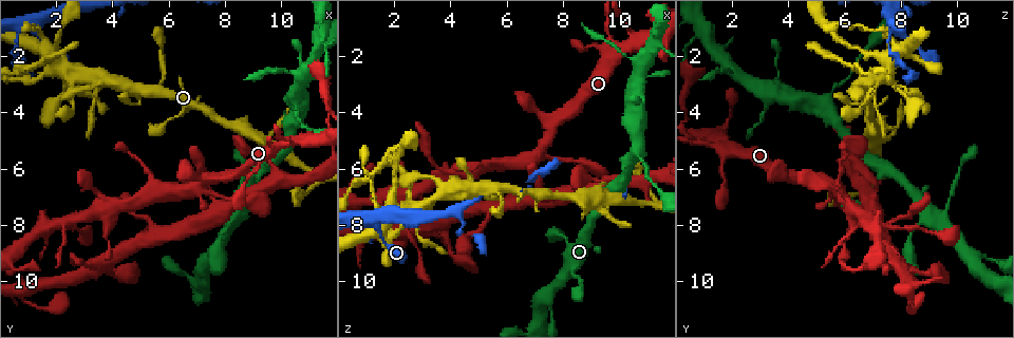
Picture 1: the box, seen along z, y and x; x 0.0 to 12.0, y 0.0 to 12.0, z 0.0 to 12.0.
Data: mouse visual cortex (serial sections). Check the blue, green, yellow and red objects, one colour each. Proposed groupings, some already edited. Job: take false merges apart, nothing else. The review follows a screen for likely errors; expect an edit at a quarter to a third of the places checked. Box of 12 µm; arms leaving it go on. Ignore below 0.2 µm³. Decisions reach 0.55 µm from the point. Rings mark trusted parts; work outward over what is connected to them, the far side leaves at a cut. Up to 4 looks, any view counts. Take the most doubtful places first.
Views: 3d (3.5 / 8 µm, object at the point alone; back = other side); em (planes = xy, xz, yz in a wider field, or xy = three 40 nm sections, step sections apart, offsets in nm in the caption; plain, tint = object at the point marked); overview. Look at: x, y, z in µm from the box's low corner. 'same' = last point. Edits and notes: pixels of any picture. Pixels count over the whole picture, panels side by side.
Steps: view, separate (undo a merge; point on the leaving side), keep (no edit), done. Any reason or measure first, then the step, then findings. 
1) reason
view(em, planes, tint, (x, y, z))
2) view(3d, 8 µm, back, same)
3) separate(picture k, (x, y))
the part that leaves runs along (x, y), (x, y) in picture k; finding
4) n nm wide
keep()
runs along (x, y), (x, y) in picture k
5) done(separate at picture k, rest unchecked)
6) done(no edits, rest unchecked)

calibre changes
view(3d, 3.5 µm, (1.4, 2.8, 7.6))

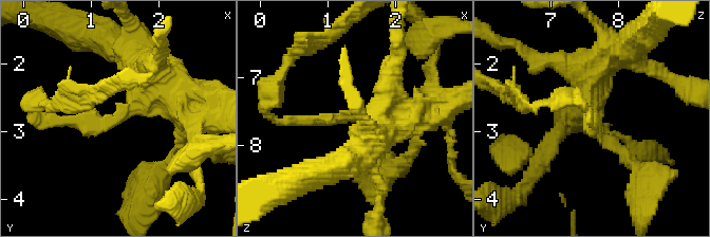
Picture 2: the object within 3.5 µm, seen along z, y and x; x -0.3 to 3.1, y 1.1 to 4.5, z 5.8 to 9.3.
arms of 150, 500 nm; now the EM
view(em, xy, step 2, tint, (1.35, 2.90, 7.55))

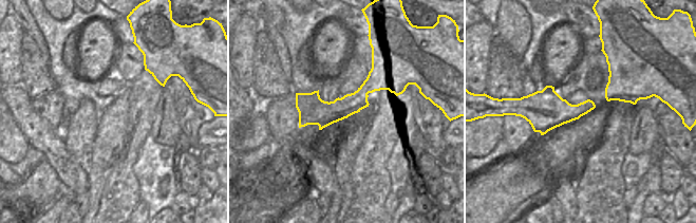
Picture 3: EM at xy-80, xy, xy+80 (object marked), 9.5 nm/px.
separate(picture 2, (316, 120))
two cells meet here

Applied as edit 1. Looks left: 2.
branch point
view(3d, 3.5 µm, (10.6, 3.5, 5.4))

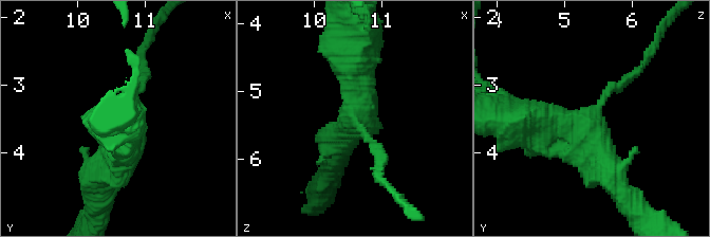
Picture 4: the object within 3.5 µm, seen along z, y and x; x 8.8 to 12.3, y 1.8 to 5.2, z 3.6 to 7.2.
3 arms; arms of 150, 400, 600 nm; shape alone is not enough
view(em, xy, step 1, tint, (10.60, 3.45, 5.45))

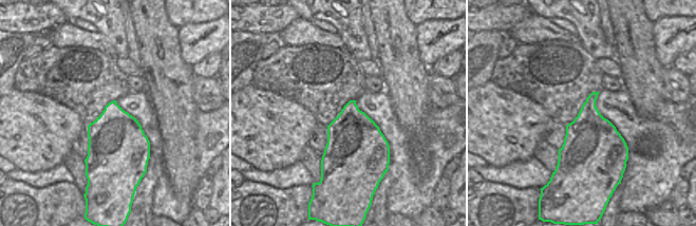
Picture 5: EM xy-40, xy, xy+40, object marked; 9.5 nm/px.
keep()
runs along (619, 188), (576, 130), (515, 123) in picture 4; one cell here

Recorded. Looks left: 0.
done(separate at picture 2, rest unchecked)

